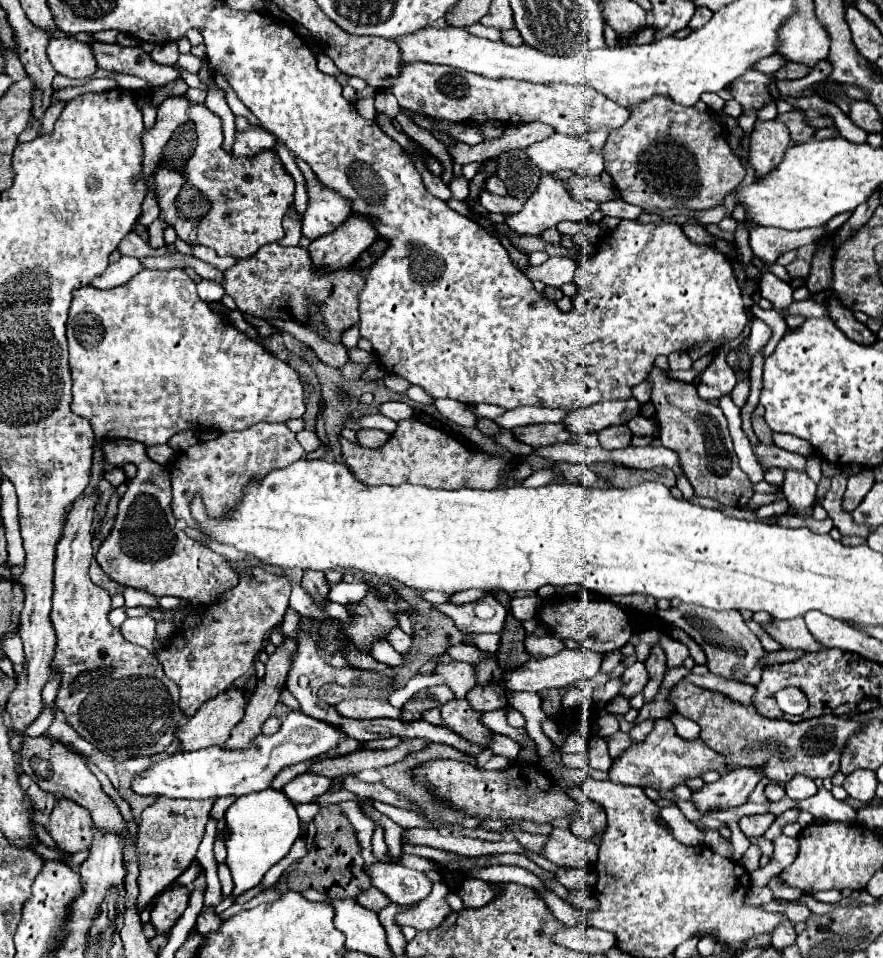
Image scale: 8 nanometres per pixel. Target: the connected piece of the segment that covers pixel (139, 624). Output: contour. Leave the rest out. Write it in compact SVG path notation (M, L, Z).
M143 616L143 618L127 618L121 624L121 634L125 640L145 646L147 650L153 650L153 636L155 636L155 620L151 616Z

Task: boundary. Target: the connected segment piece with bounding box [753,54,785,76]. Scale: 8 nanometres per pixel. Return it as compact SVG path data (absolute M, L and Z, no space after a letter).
M775 54L775 56L769 56L767 60L759 60L759 64L755 64L755 68L753 68L753 70L769 72L769 76L771 76L771 72L775 72L777 68L781 68L783 64L785 64L785 60L781 60L781 58Z

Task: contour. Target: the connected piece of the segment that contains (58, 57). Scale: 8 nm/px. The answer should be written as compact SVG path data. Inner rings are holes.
M51 38L47 48L53 68L69 78L91 78L97 72L97 64L87 42L75 38Z

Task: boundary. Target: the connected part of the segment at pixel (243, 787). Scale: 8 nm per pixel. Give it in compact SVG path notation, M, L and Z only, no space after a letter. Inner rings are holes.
M289 712L279 732L253 738L249 750L225 750L221 746L209 746L191 752L175 752L159 760L151 760L149 766L135 774L131 790L141 796L167 796L167 798L219 798L219 796L243 796L247 792L259 792L269 788L275 774L299 762L319 758L333 750L345 734L325 722L319 722L303 712Z

